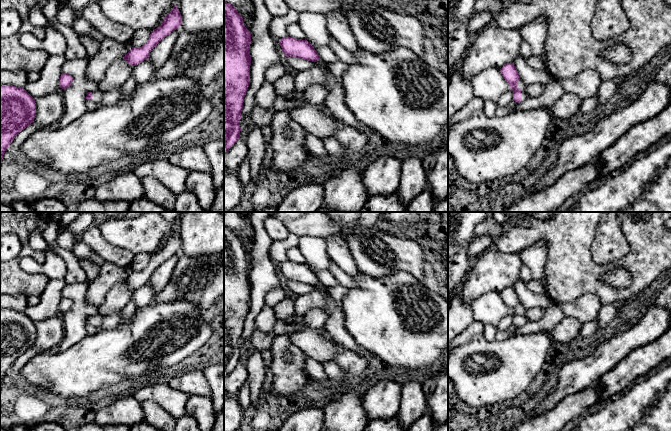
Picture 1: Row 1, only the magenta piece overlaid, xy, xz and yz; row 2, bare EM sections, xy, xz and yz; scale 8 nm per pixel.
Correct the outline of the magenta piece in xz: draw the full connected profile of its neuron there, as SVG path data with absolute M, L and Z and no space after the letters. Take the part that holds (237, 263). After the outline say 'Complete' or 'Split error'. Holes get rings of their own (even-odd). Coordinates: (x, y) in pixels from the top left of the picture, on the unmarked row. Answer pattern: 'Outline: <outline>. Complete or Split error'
Outline: M224 225L224 378L240 362L240 343L250 308L251 258L234 230Z. Complete

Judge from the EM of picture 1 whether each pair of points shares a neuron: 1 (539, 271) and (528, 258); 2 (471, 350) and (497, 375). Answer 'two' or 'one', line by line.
1: one
2: one

